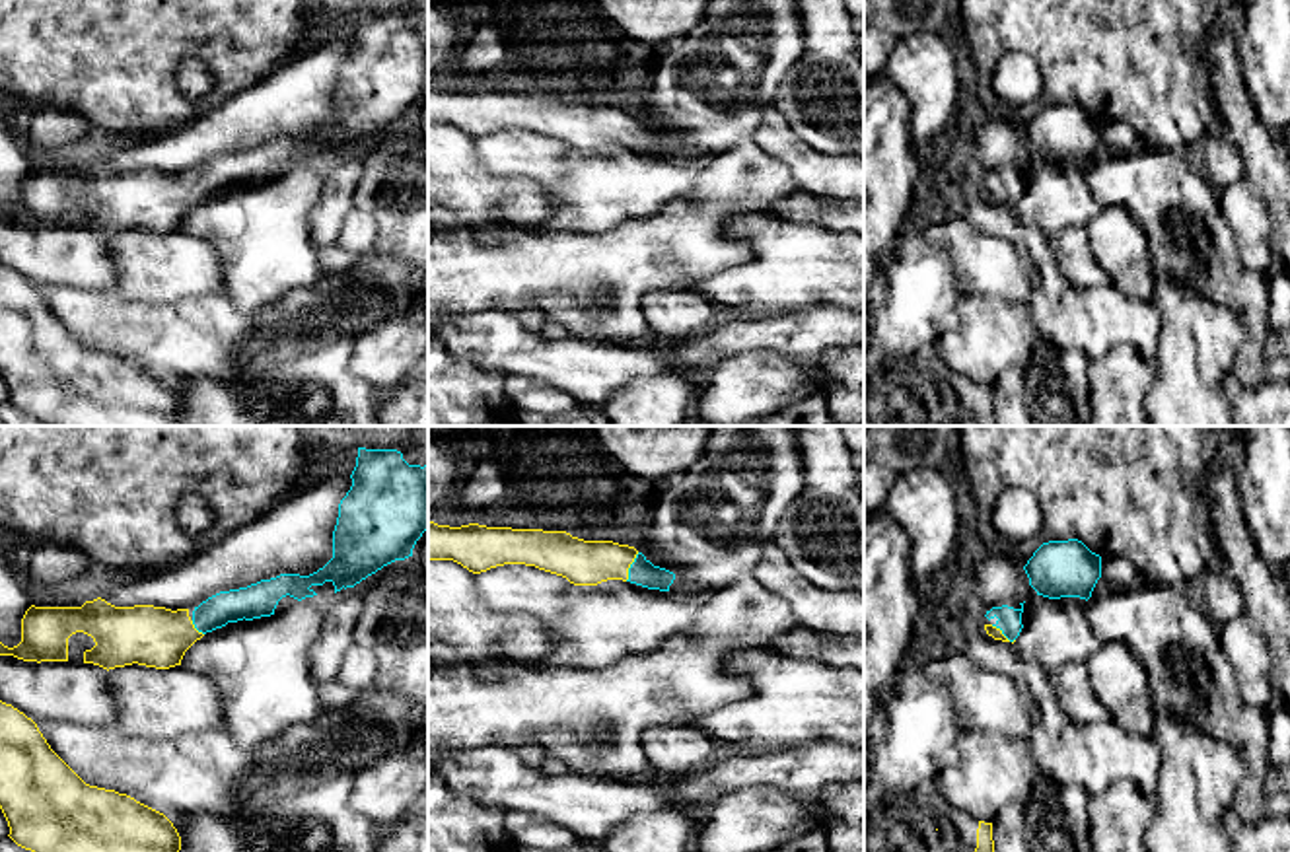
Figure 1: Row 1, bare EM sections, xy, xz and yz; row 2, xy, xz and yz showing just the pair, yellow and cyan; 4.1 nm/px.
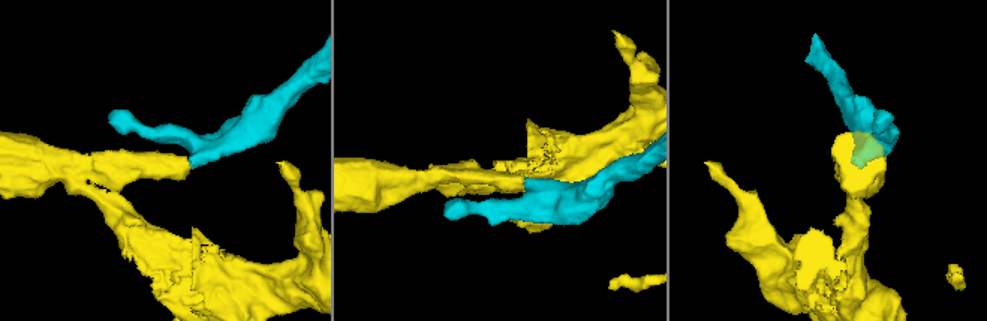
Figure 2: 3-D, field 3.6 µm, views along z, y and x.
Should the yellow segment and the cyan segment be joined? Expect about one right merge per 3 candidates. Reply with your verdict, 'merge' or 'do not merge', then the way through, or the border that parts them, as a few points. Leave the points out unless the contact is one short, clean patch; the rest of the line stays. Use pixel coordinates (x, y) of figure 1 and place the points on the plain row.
merge; way xz (582, 127), (629, 131), (643, 137)

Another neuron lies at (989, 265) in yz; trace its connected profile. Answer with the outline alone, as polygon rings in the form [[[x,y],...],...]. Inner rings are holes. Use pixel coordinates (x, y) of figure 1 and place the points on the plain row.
[[[963,216],[934,224],[922,235],[950,253],[963,296],[1000,296],[1025,307],[1037,272],[1014,241],[992,235]]]

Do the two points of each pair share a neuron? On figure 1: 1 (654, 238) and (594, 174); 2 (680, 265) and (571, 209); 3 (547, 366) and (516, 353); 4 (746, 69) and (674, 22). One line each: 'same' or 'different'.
1: different
2: different
3: same
4: different

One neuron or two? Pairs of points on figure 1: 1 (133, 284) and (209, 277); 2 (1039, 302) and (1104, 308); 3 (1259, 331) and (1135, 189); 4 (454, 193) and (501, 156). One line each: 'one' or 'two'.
1: one
2: one
3: one
4: two

